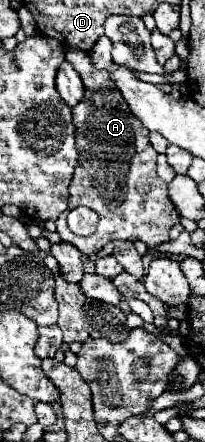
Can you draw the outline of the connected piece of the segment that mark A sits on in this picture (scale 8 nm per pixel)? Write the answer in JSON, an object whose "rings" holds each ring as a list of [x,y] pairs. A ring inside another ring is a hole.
{"rings":[[[68,48],[66,60],[76,68],[86,88],[84,98],[72,108],[78,164],[70,182],[68,210],[76,206],[90,206],[98,212],[100,222],[90,238],[82,238],[70,232],[66,226],[66,216],[62,214],[56,220],[58,234],[64,242],[72,242],[82,254],[88,256],[102,250],[110,240],[140,240],[148,248],[168,242],[170,228],[180,222],[180,214],[168,198],[166,184],[156,174],[158,154],[148,140],[148,128],[144,128],[130,112],[126,100],[110,78],[110,72],[92,66],[88,52]],[[132,204],[134,212],[128,212]]]}

